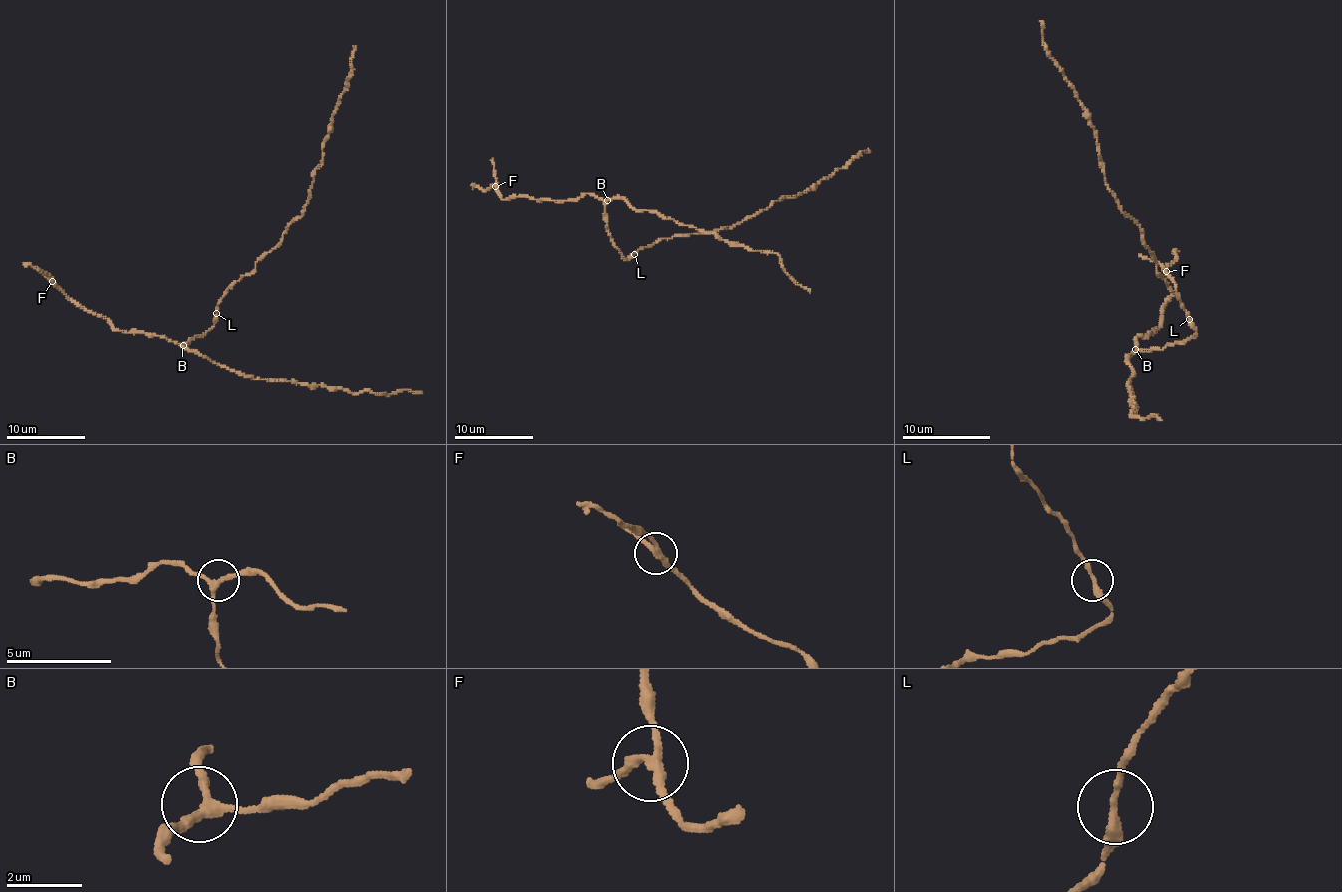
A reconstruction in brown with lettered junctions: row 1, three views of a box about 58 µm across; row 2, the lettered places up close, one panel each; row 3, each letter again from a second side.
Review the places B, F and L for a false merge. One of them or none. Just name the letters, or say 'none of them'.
F

